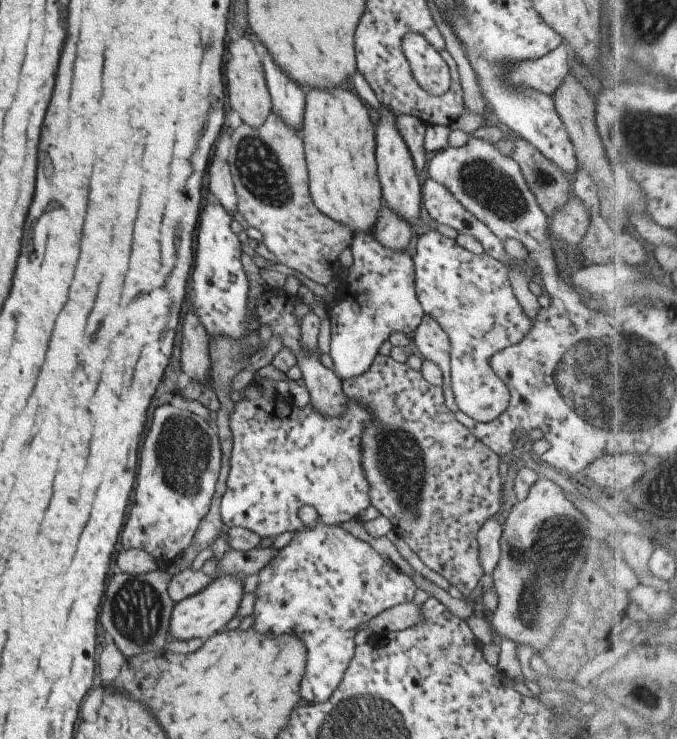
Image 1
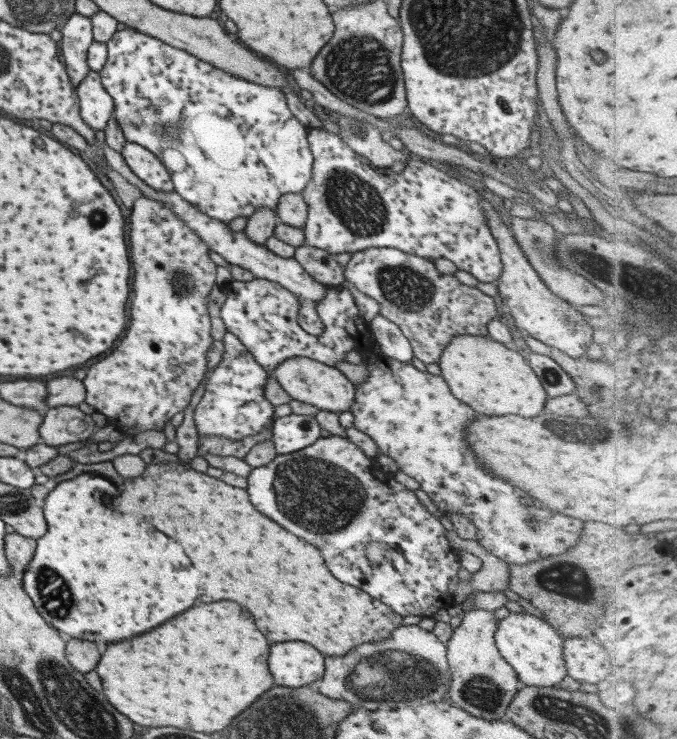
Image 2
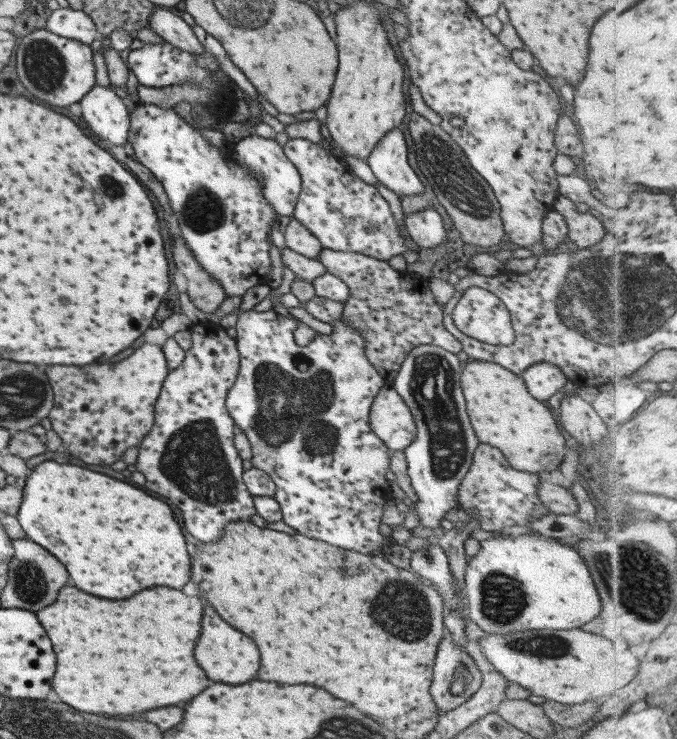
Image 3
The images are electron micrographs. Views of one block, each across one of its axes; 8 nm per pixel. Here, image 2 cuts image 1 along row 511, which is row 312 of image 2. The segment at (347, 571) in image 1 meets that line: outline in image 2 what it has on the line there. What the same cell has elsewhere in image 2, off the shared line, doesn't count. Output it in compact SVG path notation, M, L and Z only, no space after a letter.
M101 143L101 150L103 150L105 161L113 171L119 173L119 175L133 184L133 186L137 186L137 189L141 192L141 196L165 203L165 205L167 205L167 207L169 207L169 209L171 209L171 211L173 211L187 227L191 228L196 235L199 235L199 239L207 244L209 250L219 254L219 256L227 261L229 265L238 266L249 271L253 274L255 279L267 279L283 286L283 288L286 288L288 291L291 291L293 295L299 299L299 303L301 303L298 312L299 327L312 336L317 336L322 333L322 325L320 324L317 312L315 312L315 303L319 303L319 299L323 297L325 289L329 288L329 286L315 282L293 257L283 258L277 256L270 250L267 250L264 245L255 244L255 242L249 240L245 235L245 232L231 231L228 228L227 223L219 222L219 220L213 220L212 218L209 218L209 216L205 216L205 214L199 212L195 206L191 206L191 204L185 202L177 192L157 192L157 190L149 188L147 184L142 180L139 180L139 178L131 172L131 169L125 164L120 153L109 148L105 143Z

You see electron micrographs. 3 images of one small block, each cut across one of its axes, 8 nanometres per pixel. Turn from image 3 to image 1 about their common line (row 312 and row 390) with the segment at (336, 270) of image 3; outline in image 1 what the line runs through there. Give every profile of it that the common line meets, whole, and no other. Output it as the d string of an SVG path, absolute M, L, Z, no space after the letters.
M377 355L371 361L371 364L361 374L351 377L350 379L341 379L340 385L345 397L351 397L360 403L363 403L368 409L372 410L374 417L368 423L362 432L362 444L360 453L362 454L362 469L370 486L370 504L386 516L393 526L394 532L398 533L404 540L405 544L417 554L419 560L428 566L433 572L440 574L451 586L455 586L463 595L467 595L470 590L475 588L479 578L483 576L484 570L478 559L478 544L476 543L476 534L481 525L489 518L495 515L499 510L501 484L499 474L497 473L497 464L499 456L491 452L479 439L476 439L470 430L467 430L460 422L455 420L453 414L444 405L442 388L433 386L421 376L418 370L411 369L406 363L398 363L391 360L390 356Z

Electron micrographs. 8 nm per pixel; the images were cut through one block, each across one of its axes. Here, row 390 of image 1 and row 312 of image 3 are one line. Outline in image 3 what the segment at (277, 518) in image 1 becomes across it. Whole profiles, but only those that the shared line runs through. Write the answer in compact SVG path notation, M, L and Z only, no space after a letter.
M253 309L241 311L237 315L236 322L234 340L239 358L239 368L231 389L225 395L224 407L234 422L236 430L247 437L251 449L250 462L252 467L262 470L271 477L275 487L272 497L278 502L282 521L287 526L295 529L301 536L321 540L324 543L361 554L384 555L386 553L384 549L385 538L379 533L379 524L381 524L384 503L392 498L388 494L388 481L385 479L385 471L388 469L390 457L387 454L387 446L371 430L368 423L368 414L373 399L375 399L379 390L385 386L385 382L375 368L367 362L365 350L363 350L363 348L366 348L363 346L365 345L363 338L359 336L357 330L351 328L349 324L345 324L343 317L331 321L331 334L325 336L325 334L317 333L307 346L297 346L294 342L293 330L297 329L297 321L281 316L275 311L257 312Z

